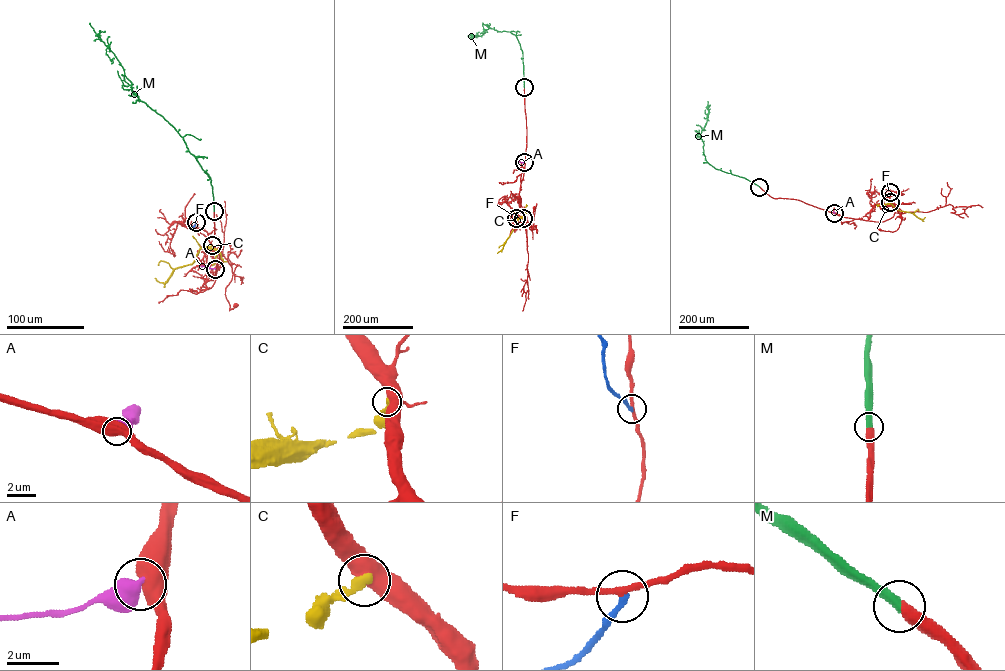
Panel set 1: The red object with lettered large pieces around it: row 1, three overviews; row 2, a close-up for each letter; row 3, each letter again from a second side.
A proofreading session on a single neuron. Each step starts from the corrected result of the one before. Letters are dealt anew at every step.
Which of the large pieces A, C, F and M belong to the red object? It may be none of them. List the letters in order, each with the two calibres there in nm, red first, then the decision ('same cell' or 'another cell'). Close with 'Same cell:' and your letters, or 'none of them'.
A: calibres 600 and 700 nm; another cell
C: calibres 500 and 300 nm; another cell
F: calibres 220 and 240 nm; another cell
M: calibres 500 and 400 nm; same cell
Same cell: M

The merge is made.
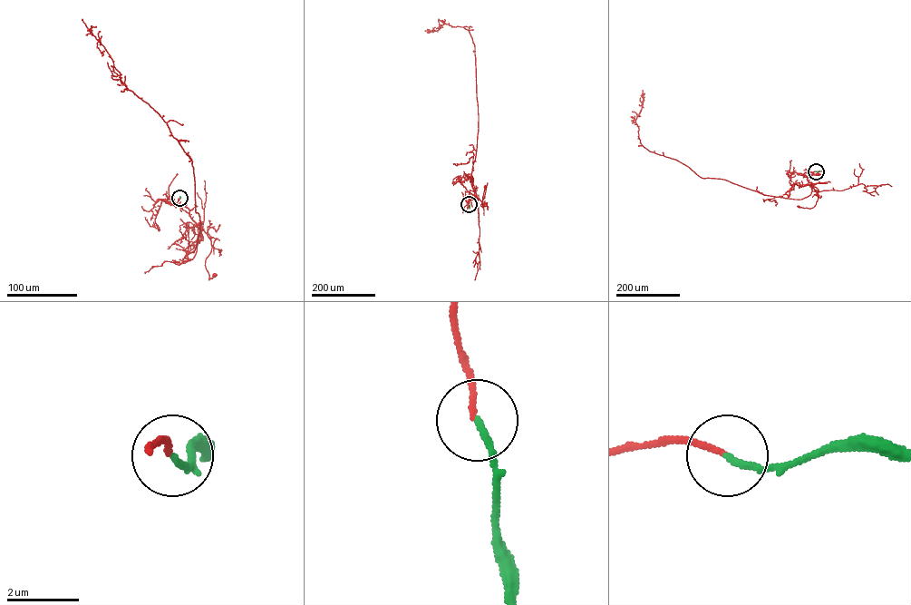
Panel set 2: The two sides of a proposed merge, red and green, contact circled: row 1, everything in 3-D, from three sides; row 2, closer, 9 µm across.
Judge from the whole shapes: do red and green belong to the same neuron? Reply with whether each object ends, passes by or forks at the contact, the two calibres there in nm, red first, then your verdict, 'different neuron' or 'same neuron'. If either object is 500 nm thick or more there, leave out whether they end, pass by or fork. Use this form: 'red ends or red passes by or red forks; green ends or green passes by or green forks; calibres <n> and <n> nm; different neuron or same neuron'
red ends; green ends; calibres 140 and 180 nm; same neuron

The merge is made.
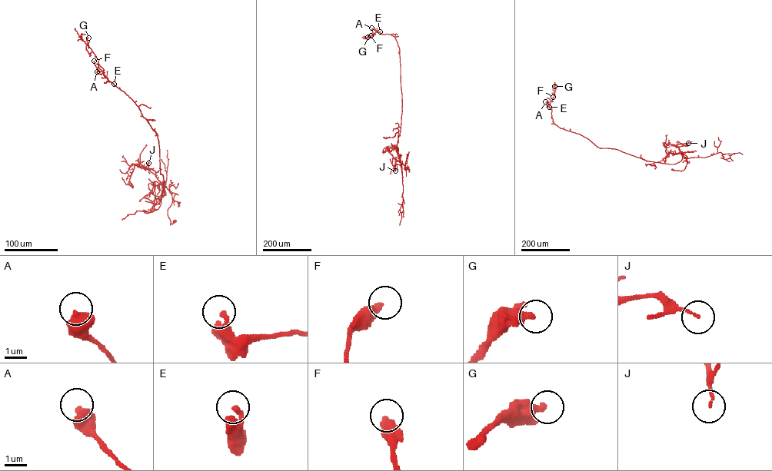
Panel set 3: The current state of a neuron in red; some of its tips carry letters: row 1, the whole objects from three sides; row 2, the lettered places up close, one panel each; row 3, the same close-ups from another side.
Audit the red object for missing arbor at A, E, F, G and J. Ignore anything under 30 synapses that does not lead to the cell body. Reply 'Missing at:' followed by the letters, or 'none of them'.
Missing at: none of them

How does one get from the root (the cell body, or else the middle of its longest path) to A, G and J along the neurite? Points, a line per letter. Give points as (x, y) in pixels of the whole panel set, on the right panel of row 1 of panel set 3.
A: (672, 170), (685, 168), (687, 162), (682, 154), (680, 160), (670, 164), (600, 148), (555, 124), (545, 101)
G: (672, 170), (685, 168), (682, 154), (674, 164), (647, 160), (600, 148), (560, 127), (549, 106), (554, 86)
J: (672, 170), (681, 170), (685, 168), (687, 160), (679, 147), (688, 143)

